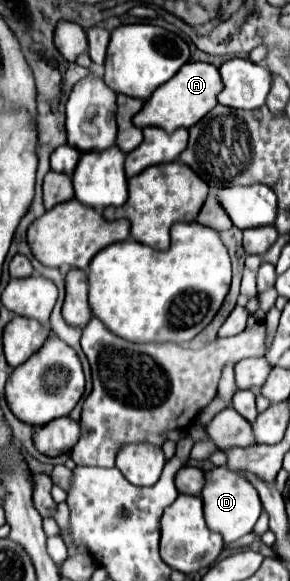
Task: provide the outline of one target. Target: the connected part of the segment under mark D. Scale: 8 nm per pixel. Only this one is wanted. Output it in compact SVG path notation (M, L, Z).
M219 466L205 472L205 488L201 490L201 500L203 500L203 514L207 526L213 532L219 532L225 544L235 542L241 536L249 534L263 510L259 494L253 488L253 484L247 478L243 478L239 472L229 470L227 466Z

